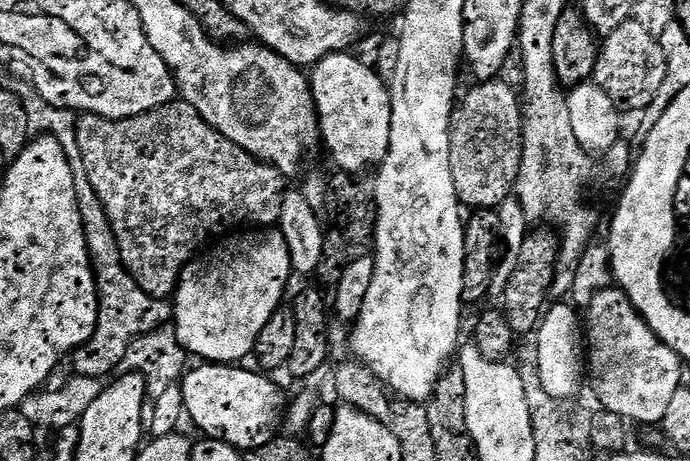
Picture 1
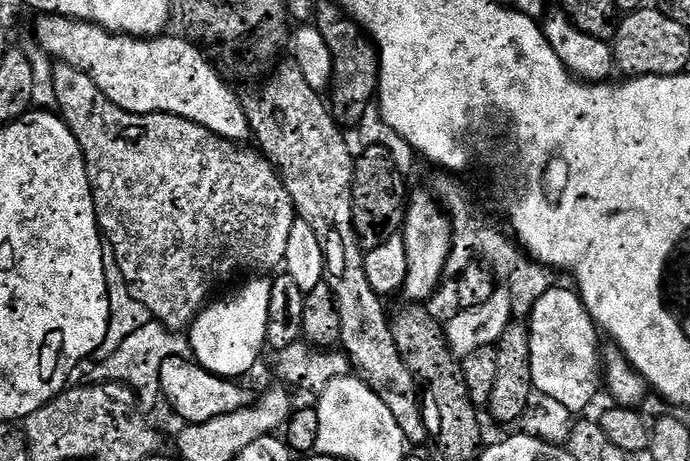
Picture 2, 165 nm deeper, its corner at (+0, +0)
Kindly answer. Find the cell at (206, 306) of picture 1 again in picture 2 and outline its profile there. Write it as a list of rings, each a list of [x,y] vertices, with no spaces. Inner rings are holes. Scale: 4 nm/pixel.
[[[252,278],[241,292],[225,300],[213,299],[200,311],[190,325],[190,352],[195,363],[212,374],[225,378],[244,376],[260,360],[260,351],[265,351],[268,339],[266,326],[270,314],[270,290],[272,280]]]

